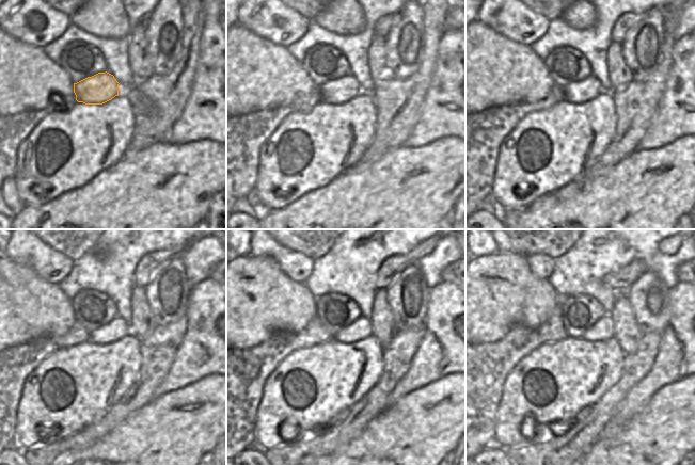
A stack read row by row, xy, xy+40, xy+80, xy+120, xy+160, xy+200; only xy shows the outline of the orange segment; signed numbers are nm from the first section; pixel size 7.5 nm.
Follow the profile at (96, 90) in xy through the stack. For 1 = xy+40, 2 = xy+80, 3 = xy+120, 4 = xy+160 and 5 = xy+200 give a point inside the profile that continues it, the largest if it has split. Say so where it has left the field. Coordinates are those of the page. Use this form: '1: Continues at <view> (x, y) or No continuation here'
1: Continues at xy+40 (340, 91)
2: Continues at xy+80 (579, 93)
3: Continues at xy+120 (117, 329)
4: Continues at xy+160 (362, 329)
5: Continues at xy+200 (603, 329)

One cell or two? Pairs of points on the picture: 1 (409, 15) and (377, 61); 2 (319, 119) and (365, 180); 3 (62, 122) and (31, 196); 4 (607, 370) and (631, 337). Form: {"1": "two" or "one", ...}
{"1": "two", "2": "two", "3": "one", "4": "two"}

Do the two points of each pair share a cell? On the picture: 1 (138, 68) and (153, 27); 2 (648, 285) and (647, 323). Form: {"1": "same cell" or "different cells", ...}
{"1": "different cells", "2": "same cell"}

